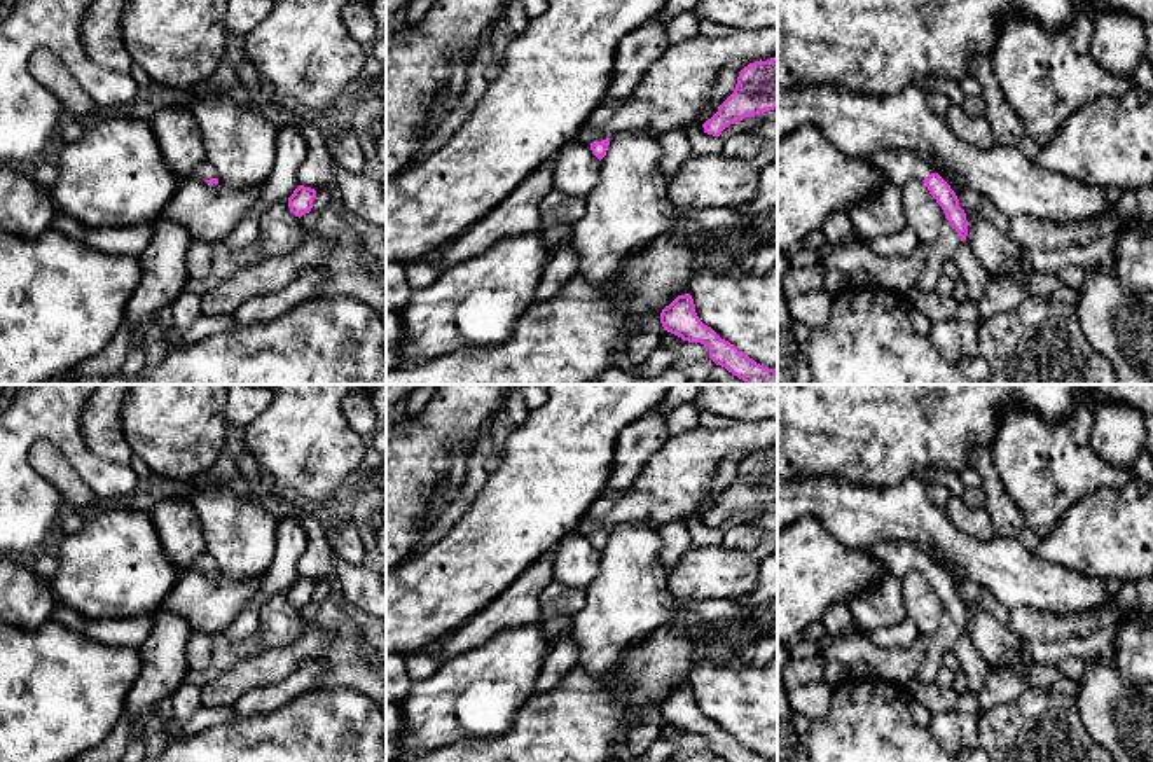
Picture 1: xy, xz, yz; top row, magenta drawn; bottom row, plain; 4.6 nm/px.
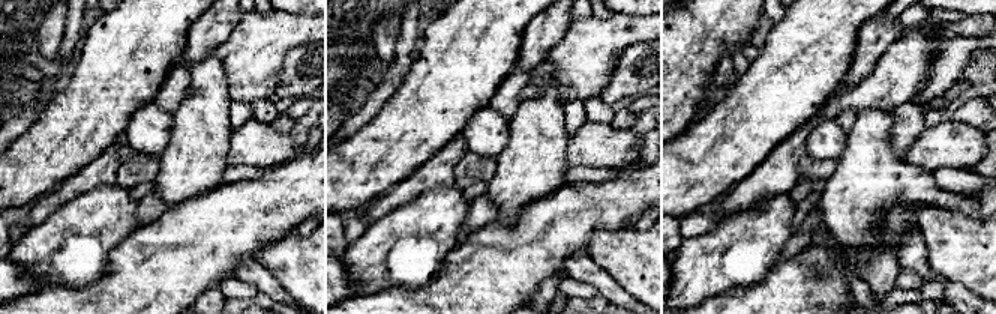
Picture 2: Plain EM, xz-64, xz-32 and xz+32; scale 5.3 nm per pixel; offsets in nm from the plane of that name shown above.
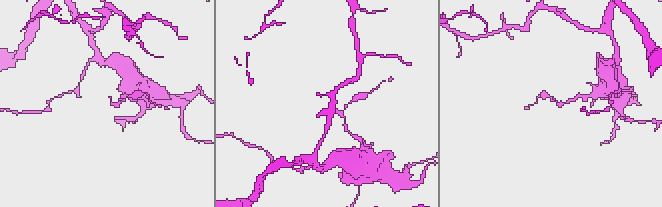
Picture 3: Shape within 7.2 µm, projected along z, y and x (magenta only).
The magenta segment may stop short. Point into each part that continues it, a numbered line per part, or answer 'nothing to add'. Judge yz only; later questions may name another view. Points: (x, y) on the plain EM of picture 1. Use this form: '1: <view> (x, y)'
1: yz (898, 558)

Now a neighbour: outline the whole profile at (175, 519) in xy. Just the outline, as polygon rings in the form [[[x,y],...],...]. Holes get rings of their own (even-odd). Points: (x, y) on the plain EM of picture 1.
[[[183,498],[162,500],[152,509],[150,519],[171,566],[178,573],[194,570],[196,559],[206,552],[194,503]]]

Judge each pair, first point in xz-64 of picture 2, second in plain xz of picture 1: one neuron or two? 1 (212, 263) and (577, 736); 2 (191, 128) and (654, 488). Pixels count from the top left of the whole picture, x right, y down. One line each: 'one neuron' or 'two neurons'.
1: one neuron
2: two neurons

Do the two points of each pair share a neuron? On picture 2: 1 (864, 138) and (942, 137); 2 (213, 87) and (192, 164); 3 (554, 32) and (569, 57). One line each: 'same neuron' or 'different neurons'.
1: different neurons
2: same neuron
3: different neurons

